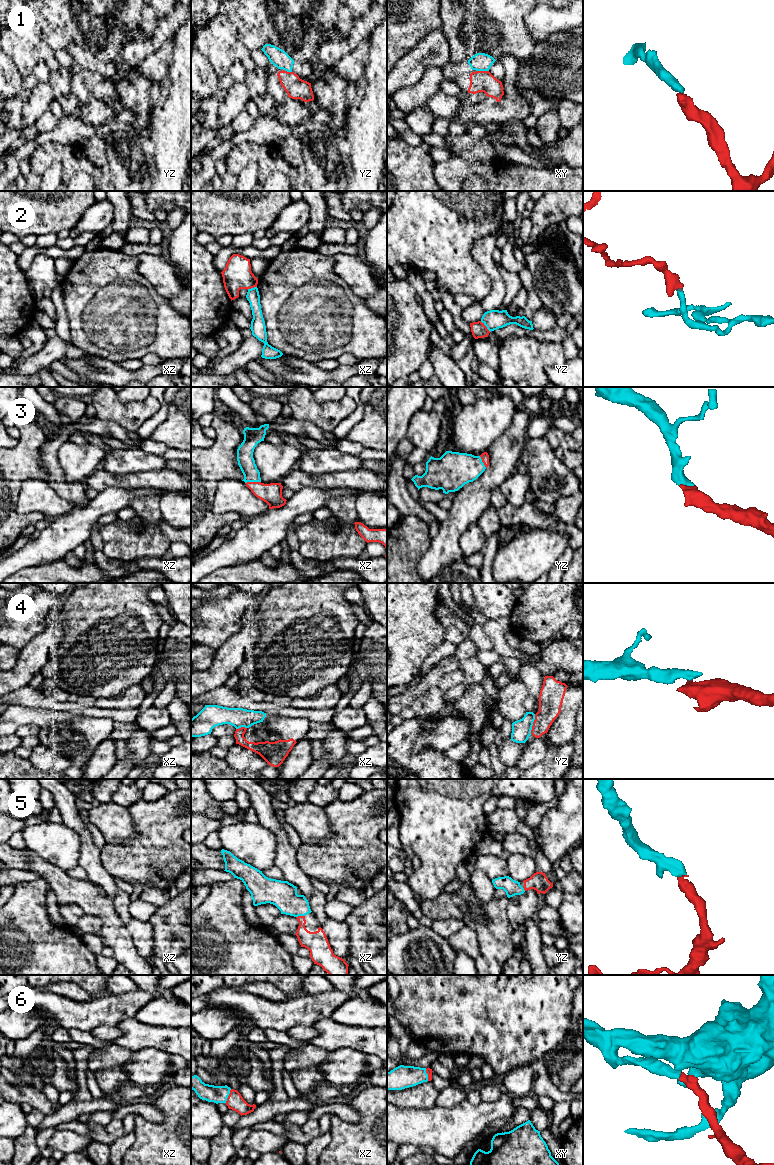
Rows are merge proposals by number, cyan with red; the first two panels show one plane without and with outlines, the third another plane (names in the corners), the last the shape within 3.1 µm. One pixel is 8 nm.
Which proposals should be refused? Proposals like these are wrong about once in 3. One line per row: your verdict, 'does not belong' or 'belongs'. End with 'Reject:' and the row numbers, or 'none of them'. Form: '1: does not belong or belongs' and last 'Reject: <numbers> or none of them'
1: does not belong
2: does not belong
3: belongs
4: does not belong
5: belongs
6: belongs
Reject: 1, 2, 4

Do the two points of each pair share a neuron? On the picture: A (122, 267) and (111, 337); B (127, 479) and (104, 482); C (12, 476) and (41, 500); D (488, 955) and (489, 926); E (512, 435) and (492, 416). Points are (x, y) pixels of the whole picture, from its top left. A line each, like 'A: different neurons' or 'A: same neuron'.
A: same neuron
B: same neuron
C: different neurons
D: same neuron
E: different neurons

